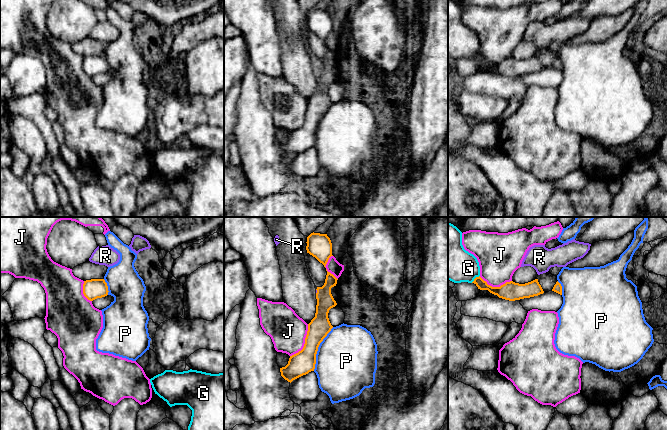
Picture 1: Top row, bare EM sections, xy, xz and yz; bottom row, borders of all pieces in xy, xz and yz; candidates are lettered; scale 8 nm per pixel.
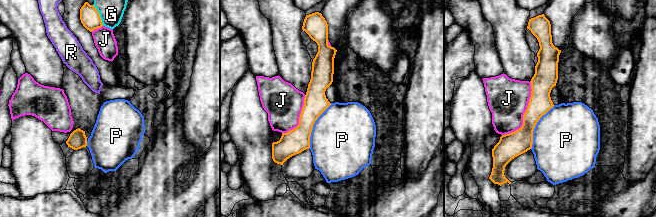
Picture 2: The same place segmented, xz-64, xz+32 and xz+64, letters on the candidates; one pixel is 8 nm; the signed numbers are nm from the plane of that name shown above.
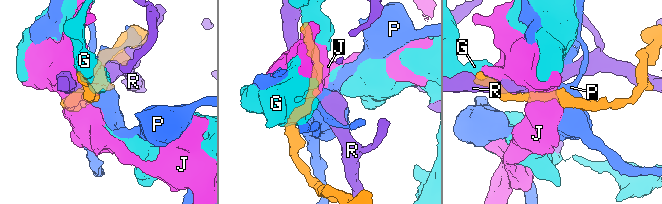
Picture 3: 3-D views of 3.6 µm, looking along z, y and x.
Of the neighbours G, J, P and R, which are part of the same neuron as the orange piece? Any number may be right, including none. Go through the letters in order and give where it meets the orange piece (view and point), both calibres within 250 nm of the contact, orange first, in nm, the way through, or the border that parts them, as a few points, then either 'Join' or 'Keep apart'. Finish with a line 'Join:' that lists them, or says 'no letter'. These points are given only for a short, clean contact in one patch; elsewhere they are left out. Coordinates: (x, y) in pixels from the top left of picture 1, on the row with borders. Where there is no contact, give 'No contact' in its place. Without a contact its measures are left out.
G: Touches orange at yz (475, 278). Thickness 100 nm (orange) against 300 nm. Keep apart
J: Touches orange at xz (305, 342). Thickness 190 nm (orange) against 300 nm. Keep apart
P: Touches orange at xz (317, 349). Thickness 190 nm (orange) against 500 nm. Boundary: xz (333, 327), (318, 347), (315, 368), (313, 370). Keep apart
R: Touches orange at xz (317, 291). Thickness 140 nm (orange) against 20 nm. Boundary: xz (316, 289), (316, 293). Keep apart
Join: no letter

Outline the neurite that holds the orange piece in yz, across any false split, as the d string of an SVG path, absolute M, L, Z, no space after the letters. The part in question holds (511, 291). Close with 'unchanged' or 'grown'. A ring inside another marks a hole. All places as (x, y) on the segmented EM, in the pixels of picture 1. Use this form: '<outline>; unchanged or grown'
M479 276L476 277L472 283L474 283L480 290L488 290L490 293L497 295L499 298L509 301L530 298L544 293L538 279L525 284L510 281L500 287L492 287Z; unchanged

